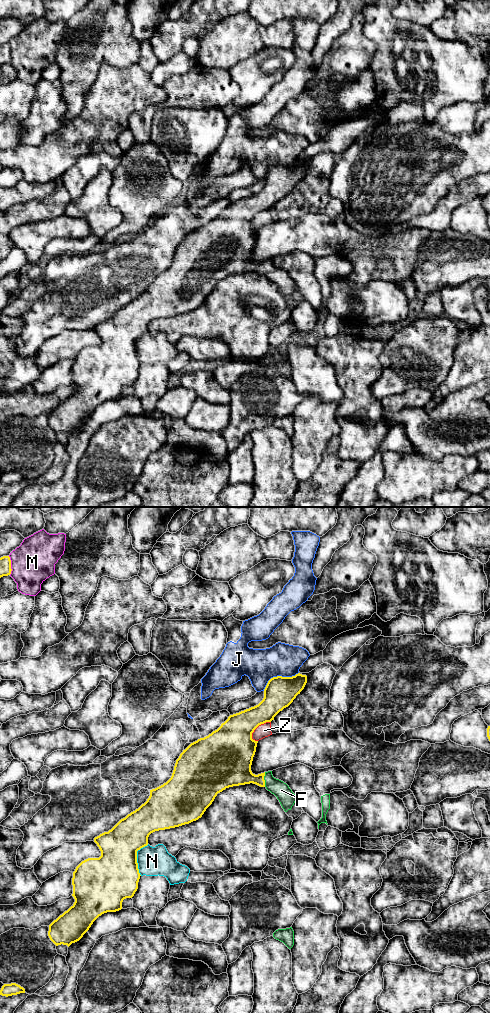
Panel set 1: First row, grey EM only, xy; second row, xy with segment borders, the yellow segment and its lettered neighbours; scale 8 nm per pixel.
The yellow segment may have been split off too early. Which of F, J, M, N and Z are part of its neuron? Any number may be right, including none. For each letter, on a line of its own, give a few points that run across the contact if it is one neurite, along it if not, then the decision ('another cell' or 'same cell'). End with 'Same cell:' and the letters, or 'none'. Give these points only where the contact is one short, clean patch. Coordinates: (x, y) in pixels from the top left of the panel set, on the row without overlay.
F: xy (234, 256), (247, 265), (263, 267), (281, 278) | same cell
J: another cell
M: another cell
N: another cell
Z: another cell
Same cell: F

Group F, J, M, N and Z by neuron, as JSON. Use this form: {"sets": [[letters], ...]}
{"sets": [["F"], ["J"], ["M"], ["N"], ["Z"]]}

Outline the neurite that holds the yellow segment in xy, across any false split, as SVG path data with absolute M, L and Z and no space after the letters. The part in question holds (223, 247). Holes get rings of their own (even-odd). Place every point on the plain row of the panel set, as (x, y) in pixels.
M300 161L292 165L271 166L258 193L230 203L217 218L191 231L176 248L172 264L166 271L150 278L144 292L111 318L94 326L101 344L88 346L76 355L72 366L75 390L49 413L48 424L56 434L63 432L69 435L79 429L99 404L121 398L123 388L134 384L141 364L137 339L148 333L151 321L198 308L217 282L226 276L250 271L265 275L277 285L285 300L291 298L296 284L286 271L274 266L272 259L258 263L252 261L251 253L258 231L252 227L252 221L259 213L274 208L300 182L306 171L307 164Z

